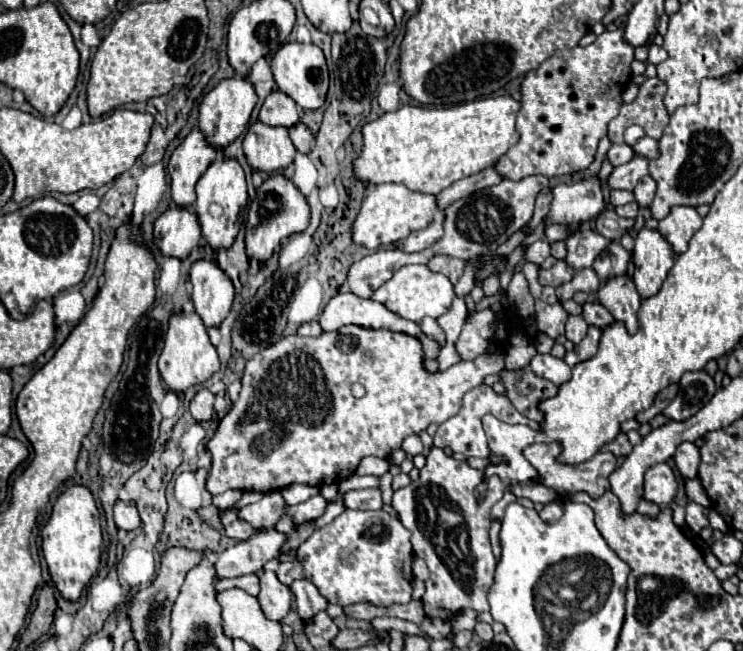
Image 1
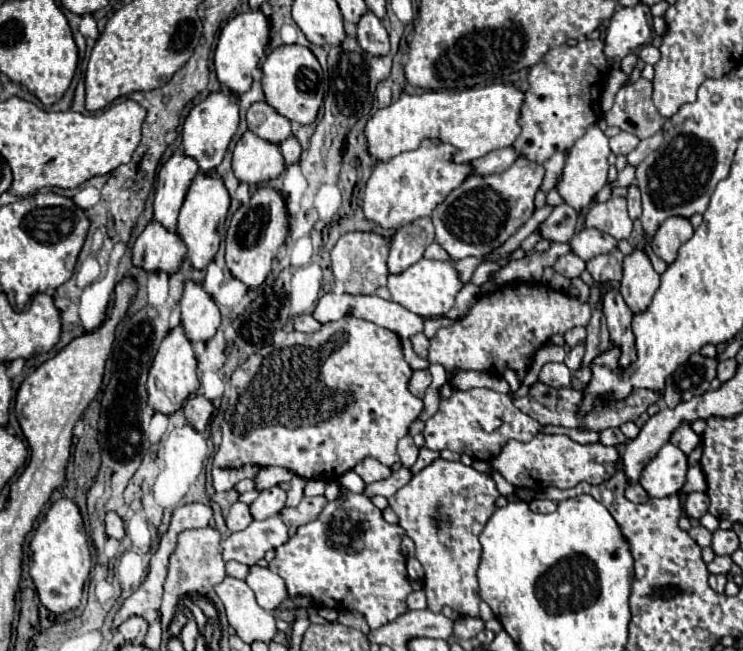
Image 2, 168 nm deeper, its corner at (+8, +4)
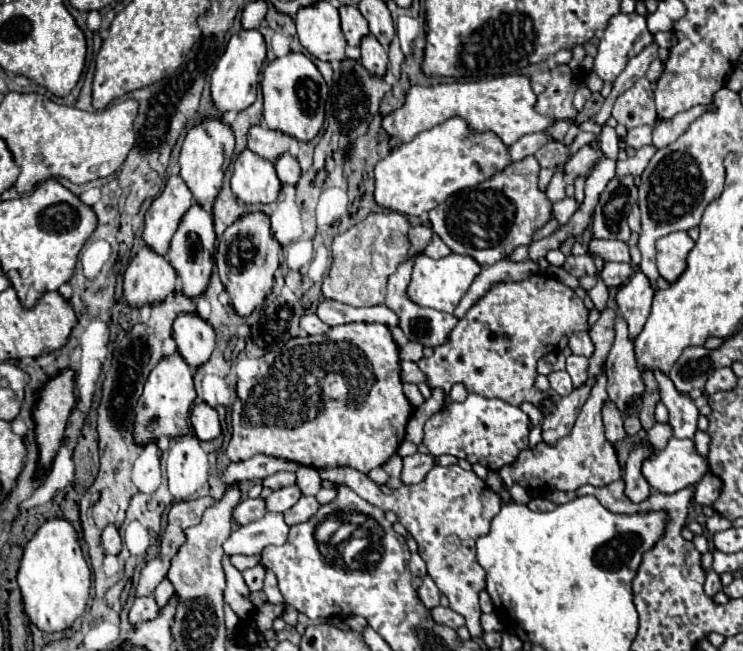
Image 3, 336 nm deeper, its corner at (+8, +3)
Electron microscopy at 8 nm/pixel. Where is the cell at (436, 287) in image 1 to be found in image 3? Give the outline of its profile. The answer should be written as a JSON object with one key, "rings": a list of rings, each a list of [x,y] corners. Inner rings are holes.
{"rings":[[[451,253],[445,259],[431,259],[427,255],[419,255],[415,259],[413,265],[413,277],[411,277],[411,285],[407,289],[407,295],[423,307],[431,307],[437,311],[445,311],[445,313],[453,313],[455,307],[459,305],[461,297],[467,293],[467,289],[471,287],[471,283],[475,281],[475,277],[481,273],[481,265],[469,257],[469,255],[457,255]]]}

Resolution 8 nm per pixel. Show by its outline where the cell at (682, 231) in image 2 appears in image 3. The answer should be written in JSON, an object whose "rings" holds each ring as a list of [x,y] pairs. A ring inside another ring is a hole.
{"rings":[[[685,231],[669,233],[669,235],[665,235],[665,237],[661,237],[661,239],[657,241],[657,269],[659,269],[661,277],[663,277],[667,283],[675,283],[675,281],[683,275],[683,271],[685,271],[685,267],[687,267],[685,259],[687,259],[689,251],[693,249],[693,245],[695,245],[695,241],[693,241]]]}

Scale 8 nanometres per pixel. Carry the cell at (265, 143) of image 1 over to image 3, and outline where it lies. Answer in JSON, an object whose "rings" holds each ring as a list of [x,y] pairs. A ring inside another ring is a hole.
{"rings":[[[245,149],[235,161],[231,191],[239,201],[247,205],[273,203],[281,191],[281,181],[275,173],[275,165],[267,159],[261,159],[253,151]]]}

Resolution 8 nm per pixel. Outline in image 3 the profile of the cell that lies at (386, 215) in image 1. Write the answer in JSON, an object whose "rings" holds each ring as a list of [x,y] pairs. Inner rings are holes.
{"rings":[[[451,117],[445,123],[415,135],[413,141],[395,147],[385,159],[381,159],[375,165],[375,201],[403,215],[421,215],[441,205],[449,195],[467,187],[475,187],[477,183],[483,183],[485,179],[491,179],[495,173],[503,171],[507,165],[511,165],[509,147],[495,133],[491,131],[473,133],[469,131],[469,125],[465,123],[465,119]]]}

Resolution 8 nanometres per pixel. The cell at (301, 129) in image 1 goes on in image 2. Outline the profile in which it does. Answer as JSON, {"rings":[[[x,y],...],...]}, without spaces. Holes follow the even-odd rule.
{"rings":[[[289,136],[285,142],[279,144],[281,146],[281,152],[283,152],[283,158],[285,158],[285,164],[293,164],[293,162],[299,162],[299,156],[301,156],[301,144],[297,142],[295,136]]]}

